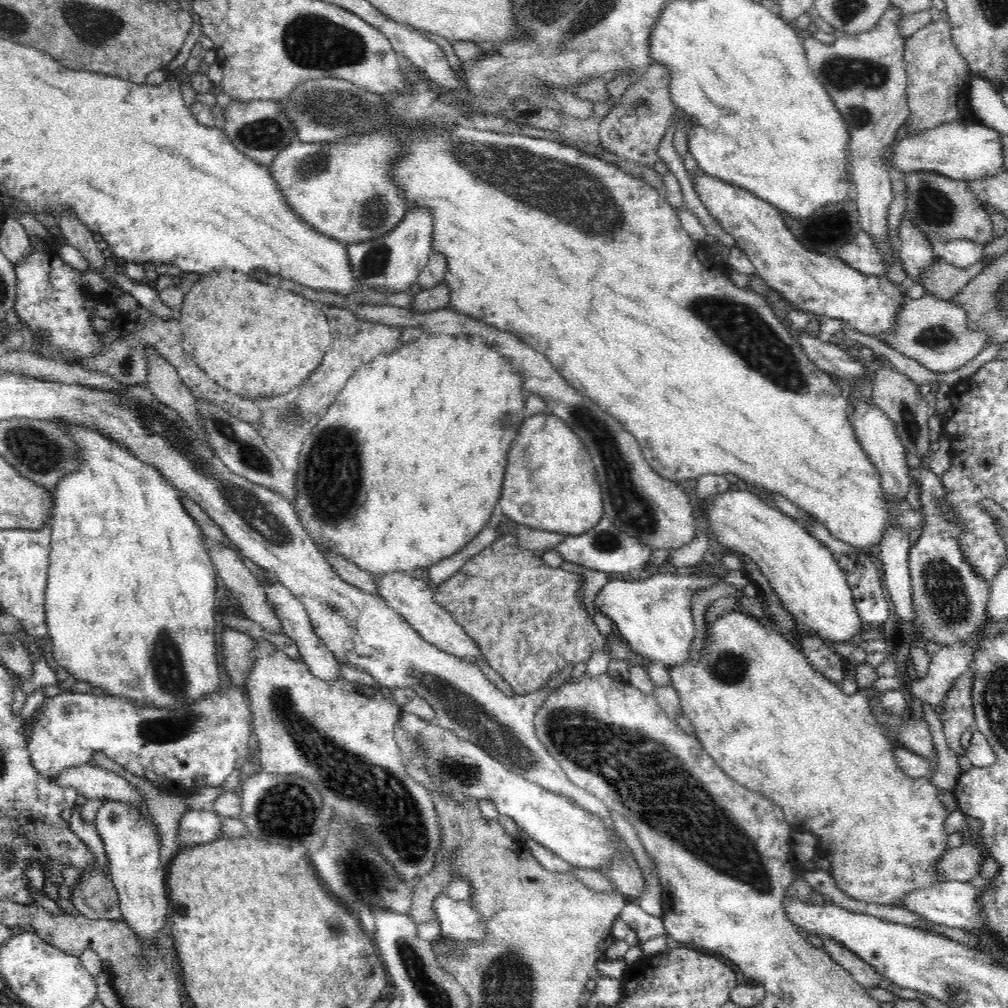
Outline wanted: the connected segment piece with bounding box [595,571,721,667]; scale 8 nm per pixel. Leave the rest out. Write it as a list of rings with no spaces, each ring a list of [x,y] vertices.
[[[705,571],[701,575],[676,575],[658,573],[645,581],[612,579],[595,598],[598,608],[610,618],[628,647],[645,659],[658,660],[667,667],[680,666],[690,660],[690,648],[694,642],[694,618],[690,600],[698,589],[706,589],[721,580]]]

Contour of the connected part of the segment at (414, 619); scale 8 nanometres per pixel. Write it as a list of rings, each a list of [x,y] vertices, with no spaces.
[[[390,572],[390,574],[374,574],[373,576],[380,596],[392,610],[402,615],[405,622],[418,631],[424,640],[452,656],[457,656],[460,660],[465,660],[468,664],[478,666],[476,662],[486,662],[486,657],[480,651],[478,643],[471,639],[464,628],[461,628],[460,624],[452,618],[452,615],[434,600],[434,592],[428,588],[425,581],[413,577],[412,573],[408,572]]]

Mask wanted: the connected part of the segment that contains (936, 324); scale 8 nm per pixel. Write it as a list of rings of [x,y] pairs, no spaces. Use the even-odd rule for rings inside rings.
[[[926,293],[918,299],[908,298],[900,308],[890,334],[878,338],[936,373],[958,370],[988,347],[988,335],[968,325],[968,315],[962,305],[952,299],[936,299],[932,293]]]

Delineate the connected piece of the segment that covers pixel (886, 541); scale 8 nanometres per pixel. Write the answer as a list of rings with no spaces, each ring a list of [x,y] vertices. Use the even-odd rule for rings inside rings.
[[[890,522],[880,542],[880,558],[884,570],[884,584],[888,588],[895,611],[902,619],[914,626],[915,610],[912,602],[912,579],[908,566],[908,552],[920,533],[903,532],[897,524]]]

